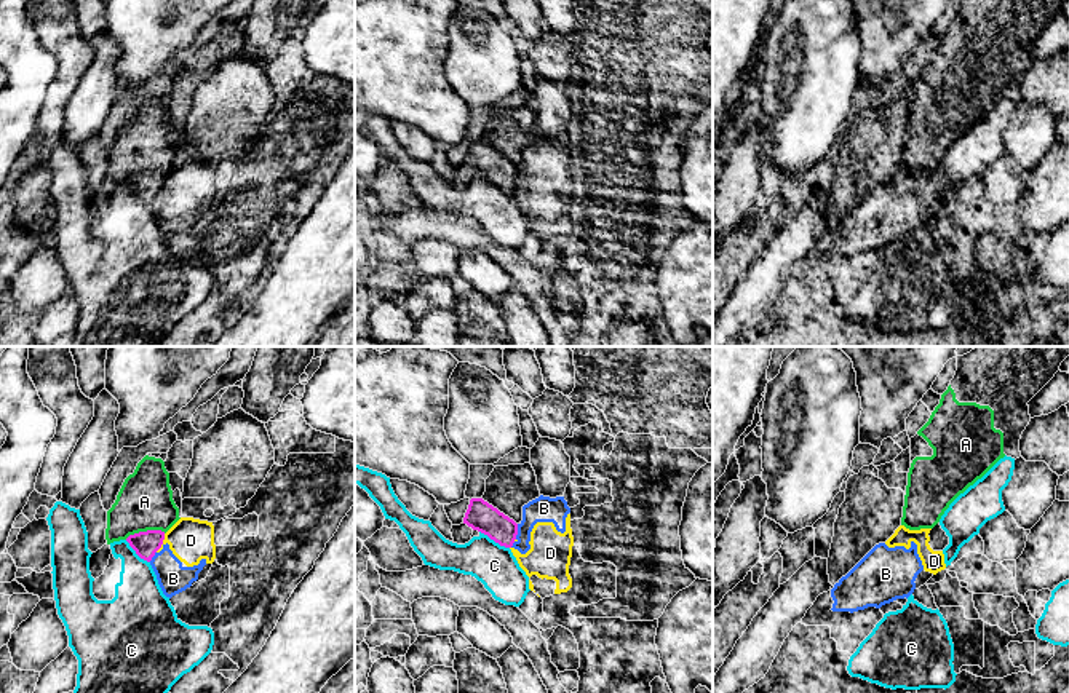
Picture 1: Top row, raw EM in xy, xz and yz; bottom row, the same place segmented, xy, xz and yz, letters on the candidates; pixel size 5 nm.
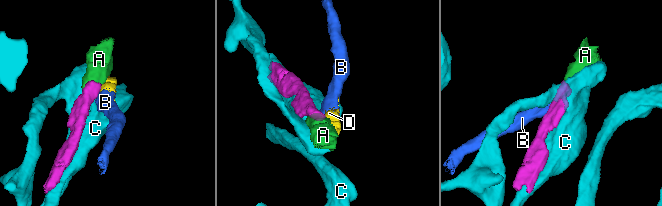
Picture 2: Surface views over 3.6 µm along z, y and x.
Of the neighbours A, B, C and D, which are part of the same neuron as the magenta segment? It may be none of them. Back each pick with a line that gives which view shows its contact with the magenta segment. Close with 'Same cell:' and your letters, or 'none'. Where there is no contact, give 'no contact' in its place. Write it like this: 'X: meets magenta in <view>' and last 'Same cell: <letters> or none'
A: meets magenta in xy
Same cell: A

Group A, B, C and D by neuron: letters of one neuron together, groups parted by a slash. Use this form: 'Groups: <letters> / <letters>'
Groups: A / B D / C

